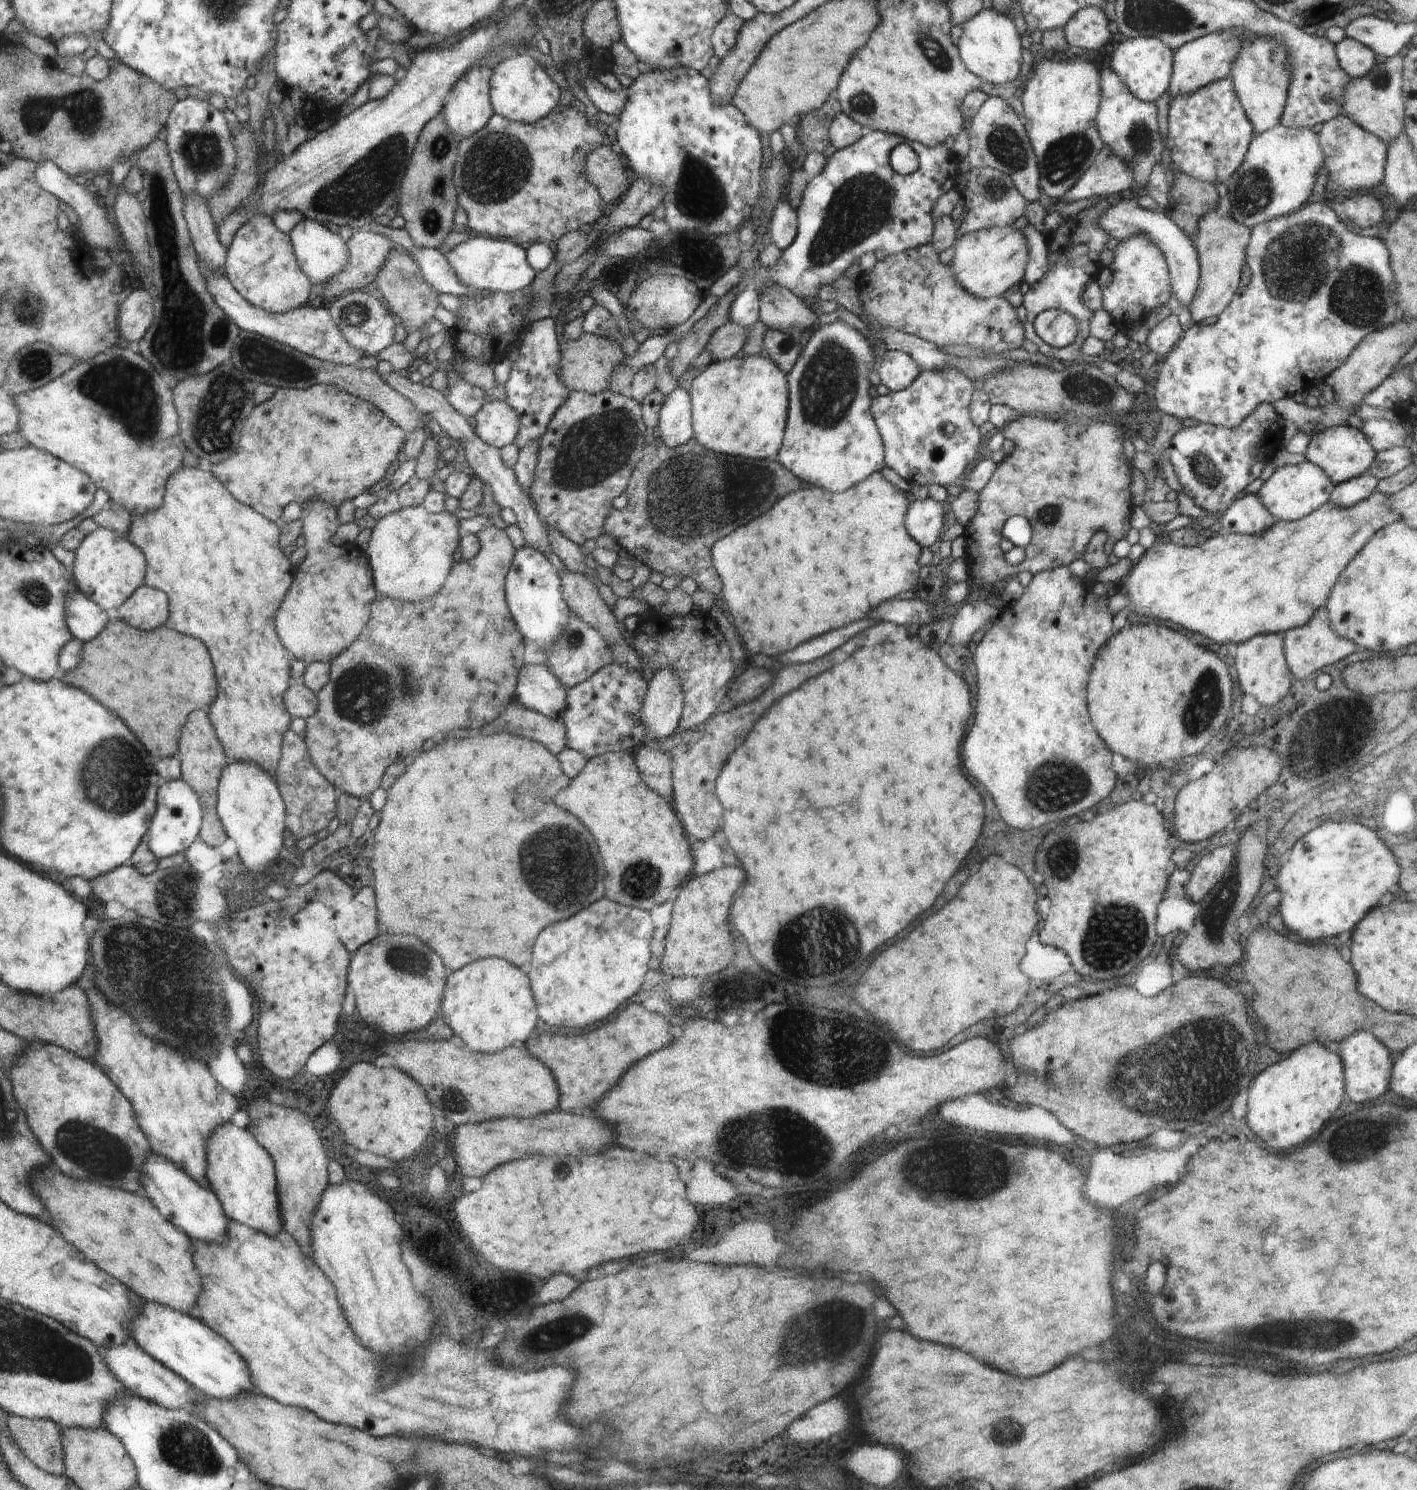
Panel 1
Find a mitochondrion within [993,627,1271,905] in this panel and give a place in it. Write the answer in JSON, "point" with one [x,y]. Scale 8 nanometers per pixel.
{"point":[1053,785]}

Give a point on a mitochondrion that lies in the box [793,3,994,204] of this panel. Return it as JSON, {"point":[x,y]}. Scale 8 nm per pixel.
{"point":[936,56]}

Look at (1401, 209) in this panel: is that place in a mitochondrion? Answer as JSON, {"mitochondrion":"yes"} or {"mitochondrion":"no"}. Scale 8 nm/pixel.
{"mitochondrion":"no"}

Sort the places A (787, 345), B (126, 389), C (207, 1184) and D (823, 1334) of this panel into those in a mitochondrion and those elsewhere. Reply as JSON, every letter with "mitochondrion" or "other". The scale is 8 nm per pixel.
{"A":"mitochondrion","B":"mitochondrion","C":"other","D":"mitochondrion"}

